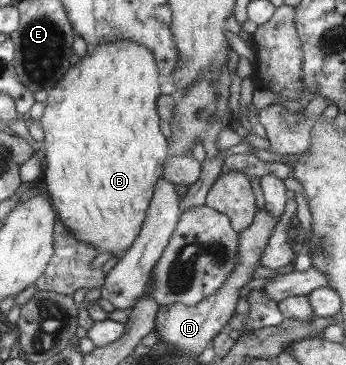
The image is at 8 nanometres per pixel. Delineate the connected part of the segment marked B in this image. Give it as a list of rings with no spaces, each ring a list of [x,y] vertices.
[[[115,40],[97,46],[88,46],[85,56],[73,65],[67,68],[67,72],[63,74],[63,78],[50,89],[47,93],[46,107],[41,114],[41,129],[43,130],[44,139],[42,142],[41,151],[44,154],[45,165],[43,171],[43,183],[45,190],[49,193],[50,201],[54,207],[56,215],[61,220],[61,224],[69,228],[70,233],[83,243],[89,243],[92,249],[98,251],[98,254],[103,252],[111,252],[111,256],[120,258],[123,255],[123,250],[129,249],[141,232],[143,220],[146,219],[147,208],[150,207],[151,197],[154,195],[155,185],[158,184],[161,177],[161,165],[166,162],[167,143],[165,137],[159,131],[158,111],[155,111],[155,99],[159,96],[159,85],[157,85],[158,67],[155,67],[155,59],[151,50],[147,50],[145,46],[133,42],[133,40]]]

